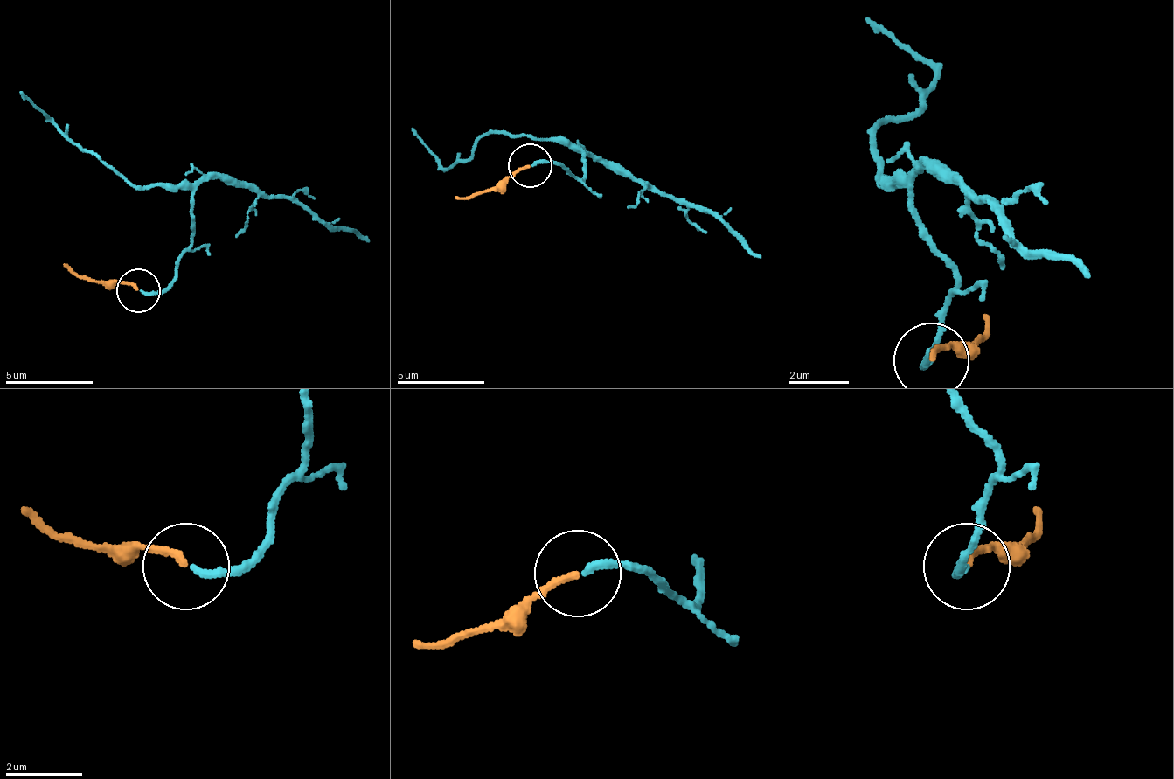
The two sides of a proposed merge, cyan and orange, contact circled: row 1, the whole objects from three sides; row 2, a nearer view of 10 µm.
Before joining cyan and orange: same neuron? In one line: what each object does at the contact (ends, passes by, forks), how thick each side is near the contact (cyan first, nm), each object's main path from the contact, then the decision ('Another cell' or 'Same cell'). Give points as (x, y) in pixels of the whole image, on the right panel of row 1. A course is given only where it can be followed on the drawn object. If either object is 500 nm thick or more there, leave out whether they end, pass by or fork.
At the ring cyan ends. At the ring orange ends. Thickness 190 nm (cyan) against 160 nm. Course of cyan: (933, 362), (925, 354), (948, 332), (955, 279), (910, 197), (880, 182), (872, 151), (933, 69), (864, 16). Course of orange: (933, 362), (940, 347), (970, 347), (985, 316). Same cell

